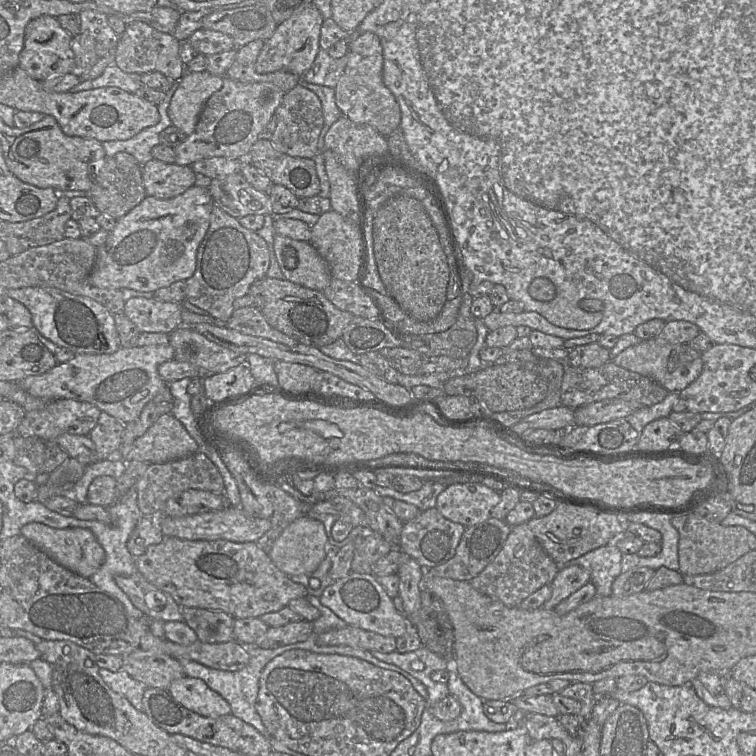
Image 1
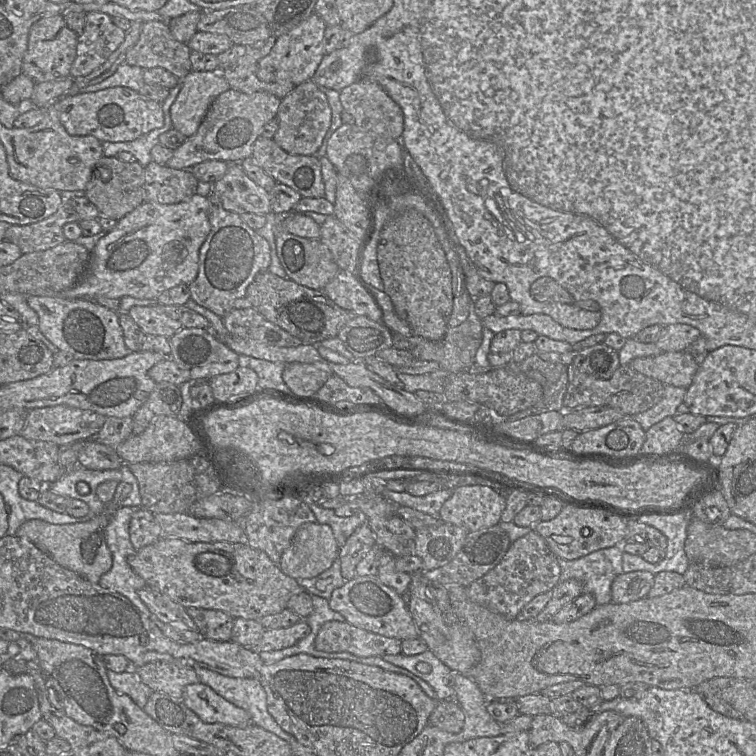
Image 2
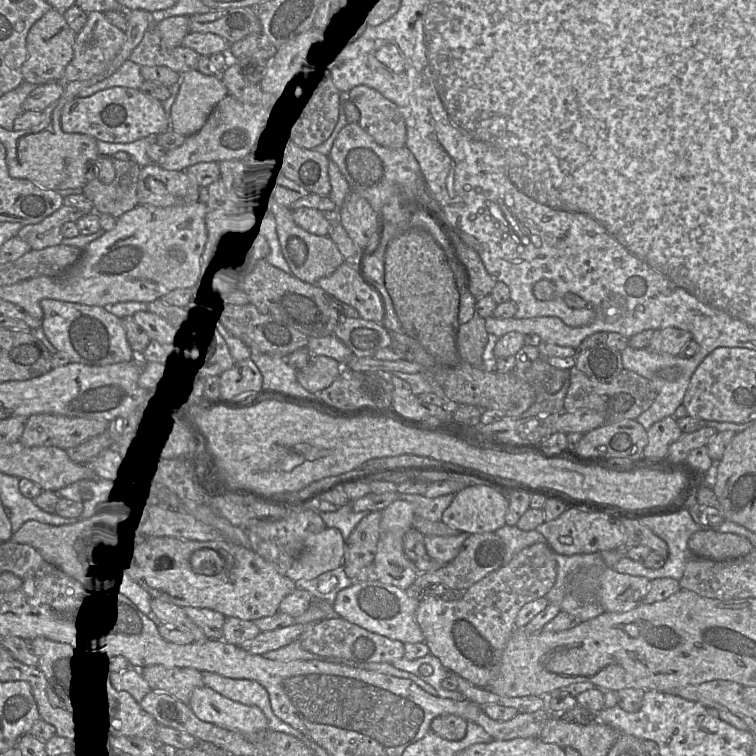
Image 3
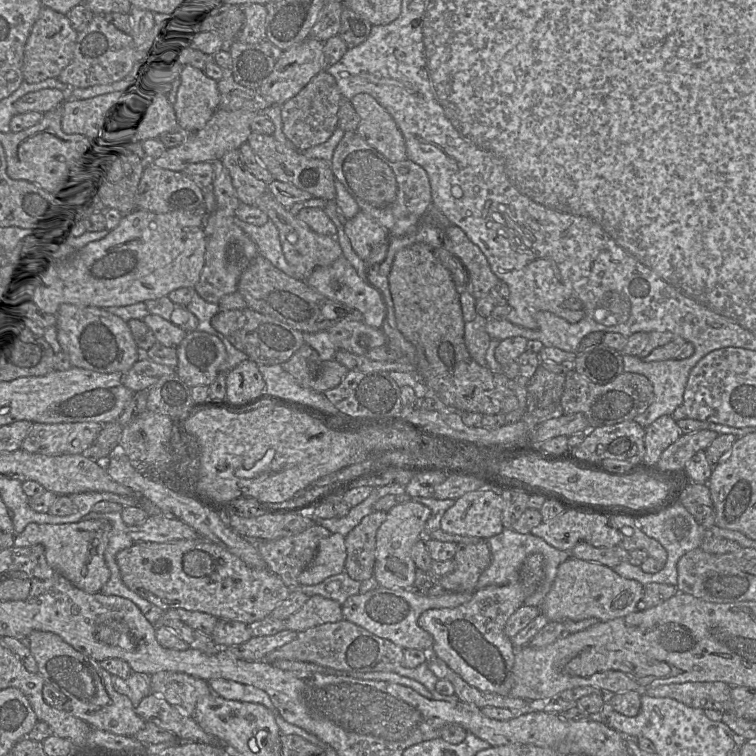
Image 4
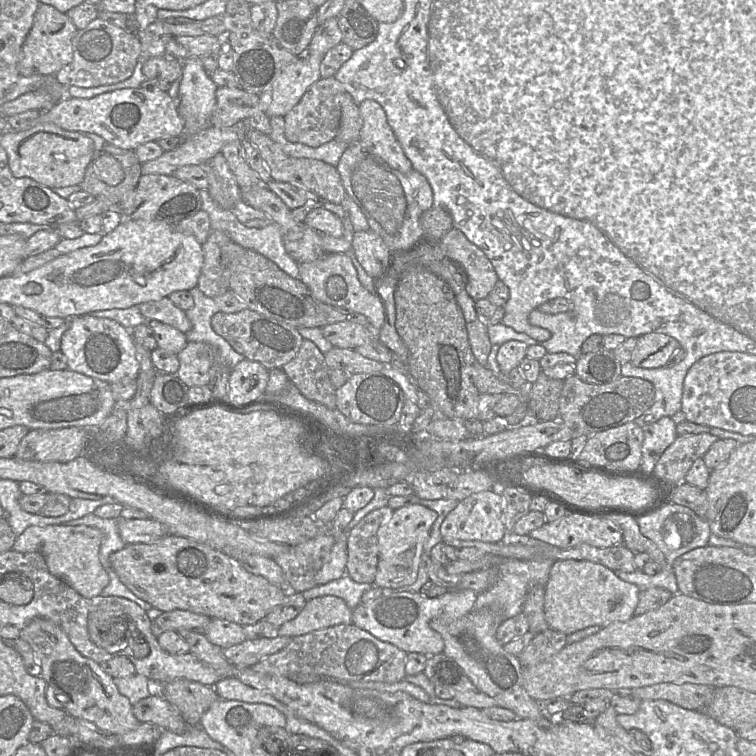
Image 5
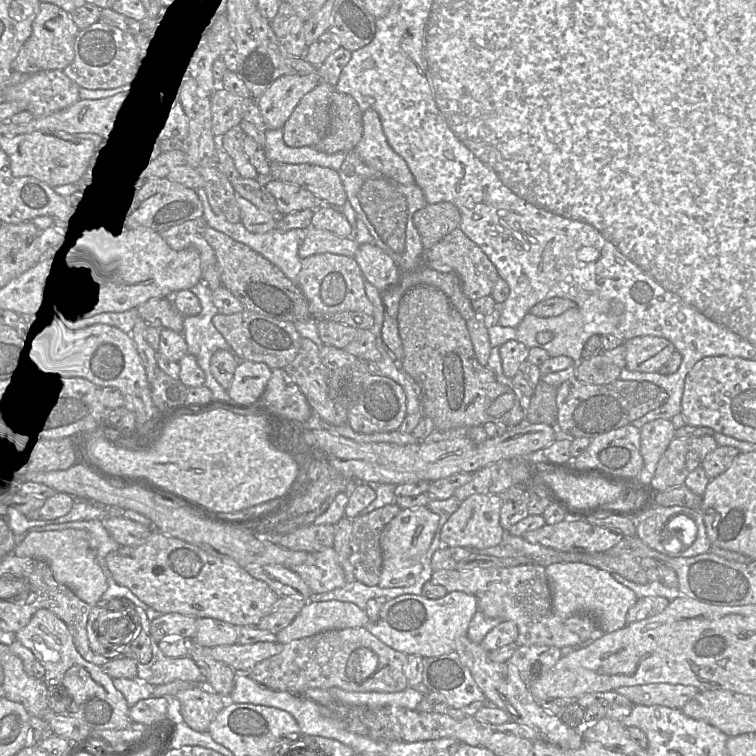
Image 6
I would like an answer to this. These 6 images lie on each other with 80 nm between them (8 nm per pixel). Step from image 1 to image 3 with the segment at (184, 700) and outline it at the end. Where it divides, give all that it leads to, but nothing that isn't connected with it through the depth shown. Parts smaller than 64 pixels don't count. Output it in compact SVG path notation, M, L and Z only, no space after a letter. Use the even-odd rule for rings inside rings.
M207 686L191 692L188 706L201 721L243 736L268 730L267 719L258 707L231 701Z

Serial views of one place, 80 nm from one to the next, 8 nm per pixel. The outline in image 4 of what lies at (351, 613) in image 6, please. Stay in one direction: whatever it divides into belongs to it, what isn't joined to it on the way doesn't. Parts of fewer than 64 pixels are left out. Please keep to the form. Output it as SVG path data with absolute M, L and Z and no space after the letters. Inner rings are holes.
M320 595L309 597L303 607L286 621L286 630L297 633L310 628L343 620L342 605Z

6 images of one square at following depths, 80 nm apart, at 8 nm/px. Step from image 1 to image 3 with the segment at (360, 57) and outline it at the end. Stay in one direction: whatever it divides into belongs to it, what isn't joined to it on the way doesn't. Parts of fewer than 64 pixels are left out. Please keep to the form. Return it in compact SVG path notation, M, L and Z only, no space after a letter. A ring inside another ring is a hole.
M367 86L355 87L347 99L359 110L360 128L377 144L388 149L406 146L406 122L394 103Z

